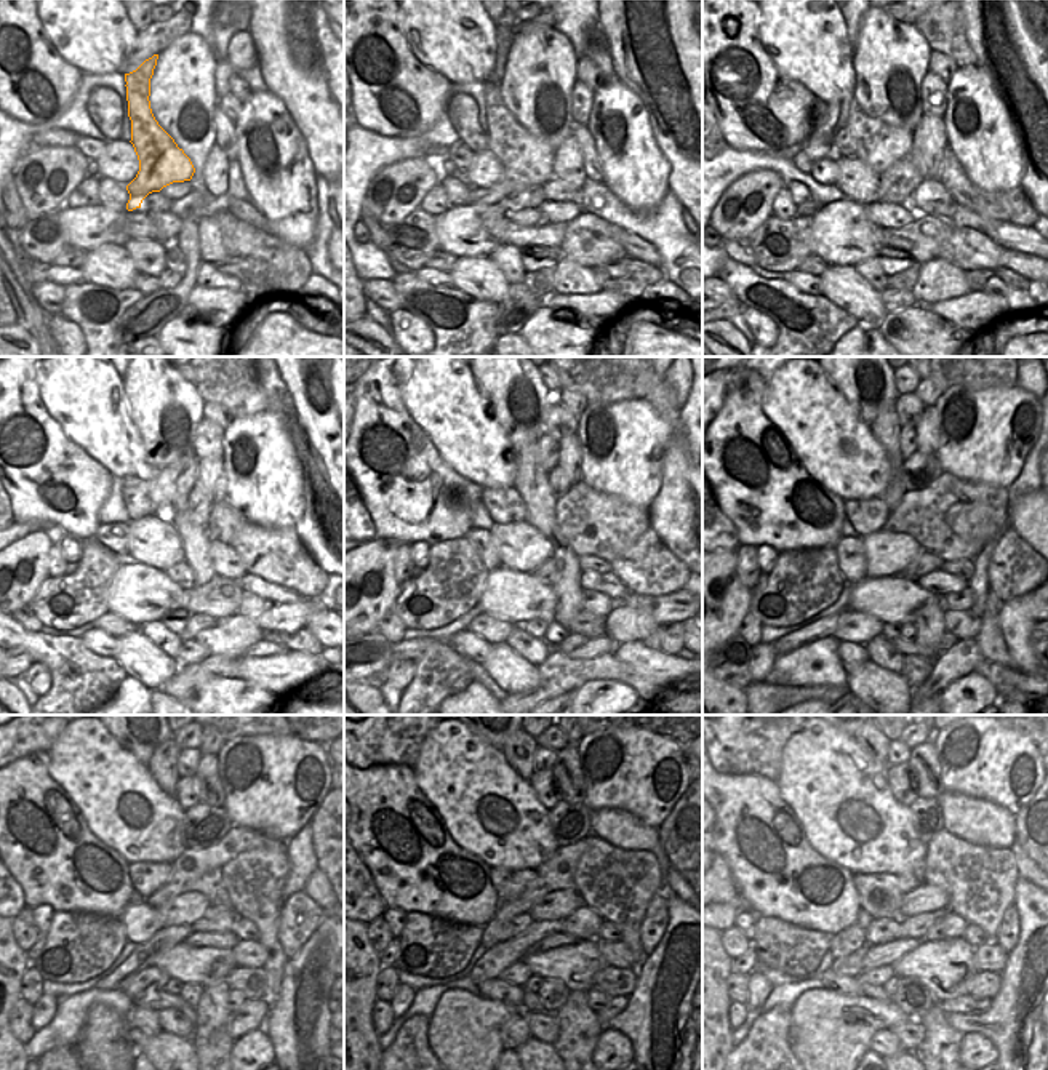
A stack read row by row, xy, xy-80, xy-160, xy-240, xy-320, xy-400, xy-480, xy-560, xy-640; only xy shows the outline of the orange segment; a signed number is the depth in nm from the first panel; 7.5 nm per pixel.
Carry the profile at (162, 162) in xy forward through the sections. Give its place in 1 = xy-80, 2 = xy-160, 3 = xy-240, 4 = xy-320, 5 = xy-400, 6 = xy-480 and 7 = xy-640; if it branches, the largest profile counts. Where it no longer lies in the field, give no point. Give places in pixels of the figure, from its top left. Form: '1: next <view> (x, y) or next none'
1: next xy-80 (527, 160)
2: next xy-160 (879, 144)
3: next xy-240 (178, 479)
4: next xy-320 (548, 448)
5: next xy-400 (908, 443)
6: next xy-480 (186, 789)
7: next xy-640 (901, 781)

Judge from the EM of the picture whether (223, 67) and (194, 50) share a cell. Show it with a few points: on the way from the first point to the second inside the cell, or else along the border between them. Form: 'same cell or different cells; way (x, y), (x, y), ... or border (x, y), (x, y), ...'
different cells; border (216, 61), (218, 98)

